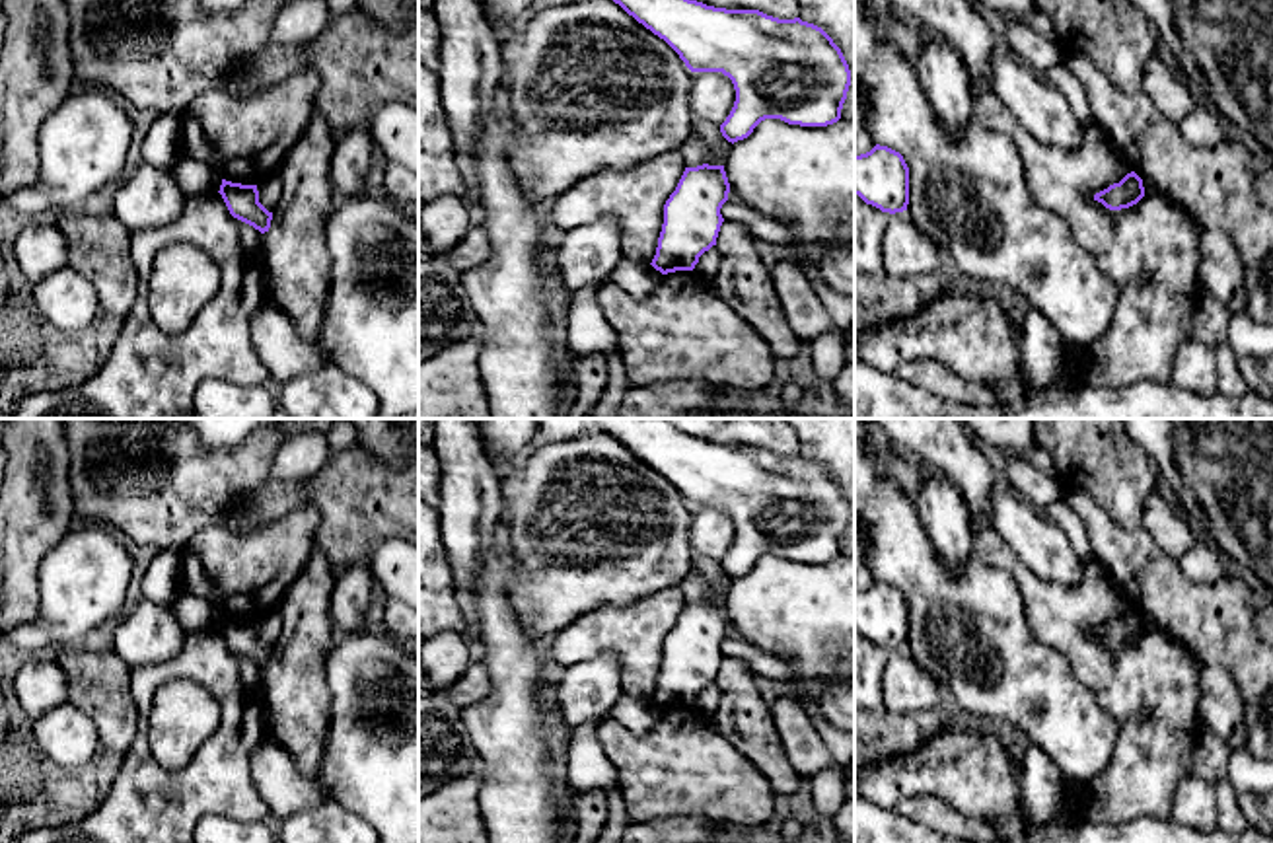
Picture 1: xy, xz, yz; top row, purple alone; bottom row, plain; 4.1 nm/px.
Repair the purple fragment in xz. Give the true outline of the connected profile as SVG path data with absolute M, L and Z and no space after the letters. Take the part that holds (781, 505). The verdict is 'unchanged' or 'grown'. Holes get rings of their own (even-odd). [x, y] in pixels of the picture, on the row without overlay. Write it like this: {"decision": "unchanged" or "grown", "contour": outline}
{"decision": "unchanged", "contour": "M590 419L594 430L619 440L629 452L664 475L691 508L722 508L736 526L736 537L720 561L728 578L747 574L765 555L781 555L800 563L827 563L841 555L841 545L851 522L851 506L833 475L818 461L794 456L779 456L759 446L726 446L689 436L675 428L670 419Z"}

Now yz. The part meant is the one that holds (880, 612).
{"decision": "unchanged", "contour": "M880 580L855 592L855 631L882 648L907 646L909 604L903 592Z"}

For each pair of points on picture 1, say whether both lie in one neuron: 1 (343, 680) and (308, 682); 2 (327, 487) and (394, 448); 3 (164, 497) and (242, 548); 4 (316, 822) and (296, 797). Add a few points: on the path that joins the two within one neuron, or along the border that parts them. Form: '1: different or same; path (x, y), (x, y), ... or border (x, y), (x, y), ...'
1: different; border (335, 643), (326, 662), (329, 692), (327, 727)
2: different; border (357, 440), (372, 456), (398, 468)
3: different; border (222, 524), (199, 530), (180, 551)
4: different; border (329, 799), (279, 820)

